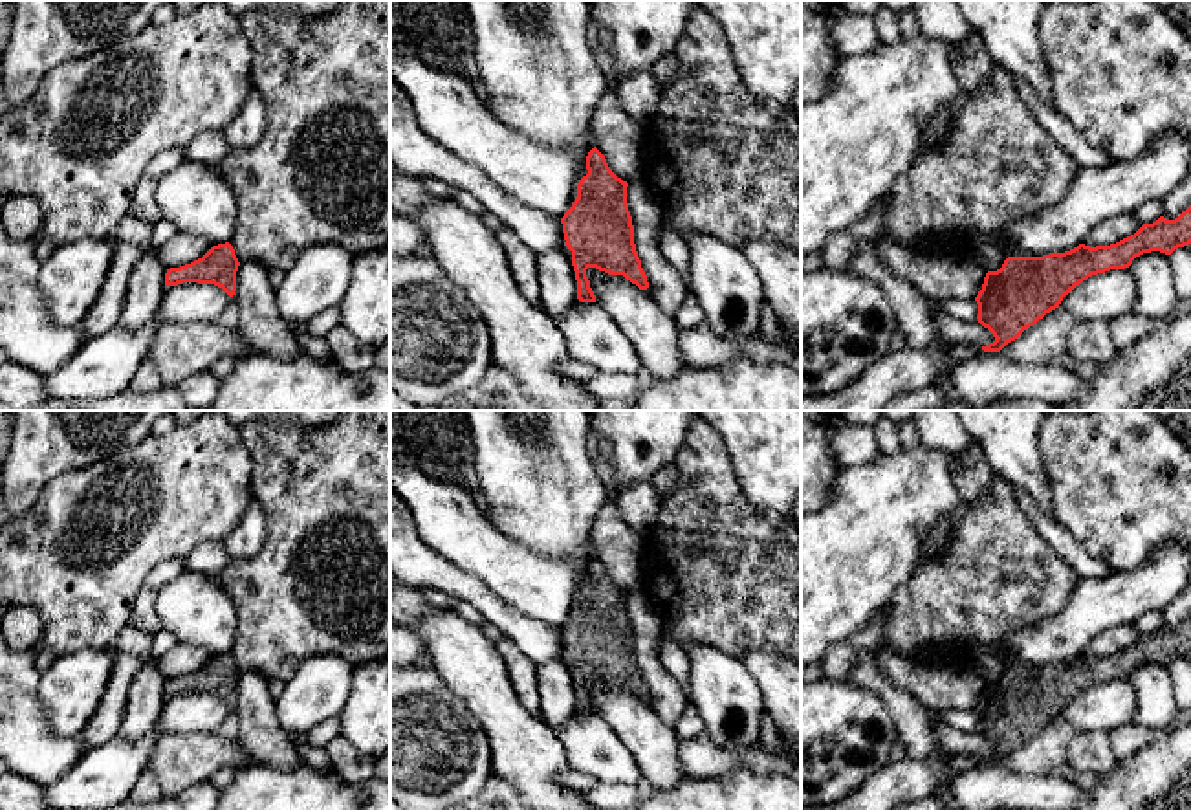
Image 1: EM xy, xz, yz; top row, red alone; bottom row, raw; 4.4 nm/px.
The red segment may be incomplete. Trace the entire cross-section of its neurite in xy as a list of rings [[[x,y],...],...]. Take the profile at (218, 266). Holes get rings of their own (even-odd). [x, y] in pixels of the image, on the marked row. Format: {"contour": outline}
{"contour": [[[229,242],[213,246],[202,258],[170,268],[165,273],[165,286],[178,286],[183,282],[214,284],[229,297],[236,291],[238,258]]]}

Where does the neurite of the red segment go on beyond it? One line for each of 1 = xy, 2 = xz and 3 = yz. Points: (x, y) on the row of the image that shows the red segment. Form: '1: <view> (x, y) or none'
1: none
2: none
3: none

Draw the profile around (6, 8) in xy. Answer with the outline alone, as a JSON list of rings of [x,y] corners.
[[[0,0],[0,82],[2,82],[2,57],[13,31],[15,4]]]

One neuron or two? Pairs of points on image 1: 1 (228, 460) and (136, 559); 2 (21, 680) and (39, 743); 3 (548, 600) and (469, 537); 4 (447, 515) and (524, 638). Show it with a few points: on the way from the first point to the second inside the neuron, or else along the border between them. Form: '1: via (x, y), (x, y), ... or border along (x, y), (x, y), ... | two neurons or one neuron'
1: via (204, 484), (152, 536) | one neuron
2: via (21, 695), (21, 724), (24, 728) | one neuron
3: via (528, 581), (490, 556) | one neuron
4: border along (462, 569), (510, 605), (534, 618) | two neurons

